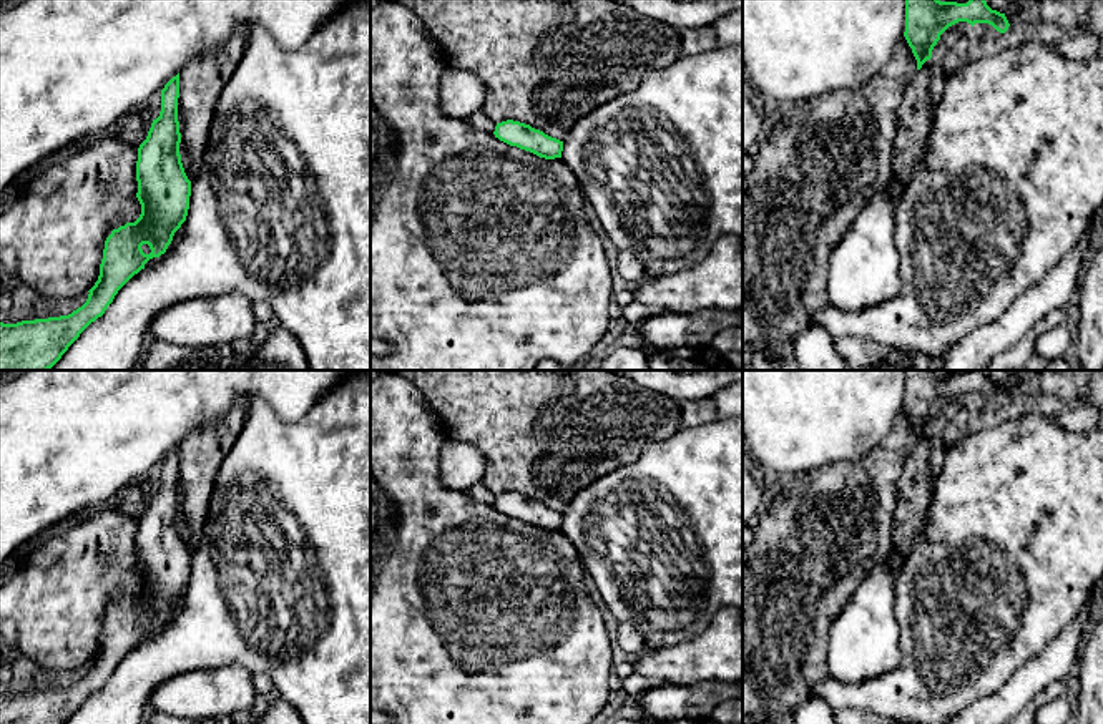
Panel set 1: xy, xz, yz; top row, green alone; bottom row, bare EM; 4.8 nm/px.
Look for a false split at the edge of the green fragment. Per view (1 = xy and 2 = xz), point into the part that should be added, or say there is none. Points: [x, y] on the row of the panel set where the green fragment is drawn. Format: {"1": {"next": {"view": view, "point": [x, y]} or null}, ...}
{"1": {"next": null}, "2": {"next": null}}

